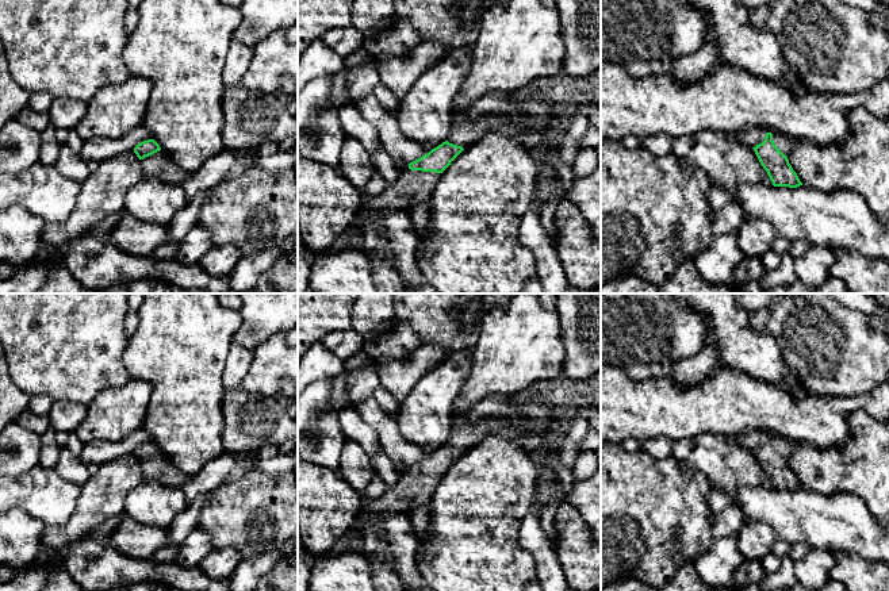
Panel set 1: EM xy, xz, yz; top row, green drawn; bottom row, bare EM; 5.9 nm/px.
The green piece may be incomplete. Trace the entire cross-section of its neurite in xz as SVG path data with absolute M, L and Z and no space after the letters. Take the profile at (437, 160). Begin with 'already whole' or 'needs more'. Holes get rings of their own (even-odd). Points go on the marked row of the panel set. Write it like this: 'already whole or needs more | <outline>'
needs more | M502 118L453 122L445 142L410 162L409 168L399 173L398 180L371 203L368 218L390 210L407 212L414 203L429 202L437 181L451 162L490 131L520 138L526 128Z

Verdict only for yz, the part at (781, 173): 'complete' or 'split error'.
split error

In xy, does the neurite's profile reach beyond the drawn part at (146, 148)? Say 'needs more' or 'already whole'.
needs more

